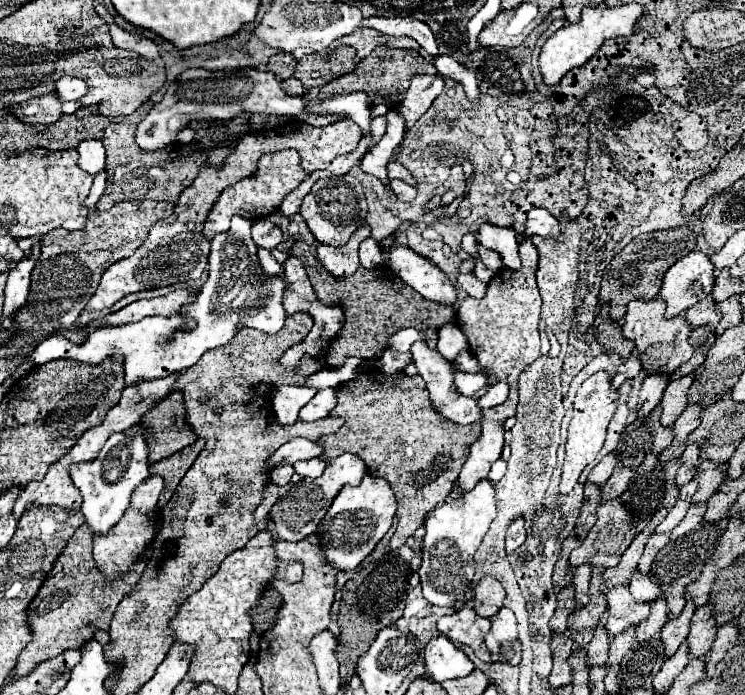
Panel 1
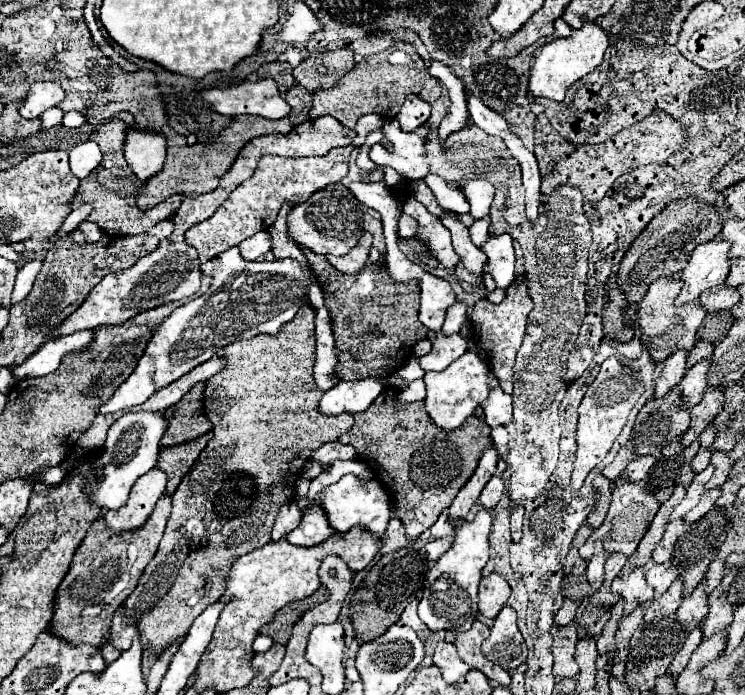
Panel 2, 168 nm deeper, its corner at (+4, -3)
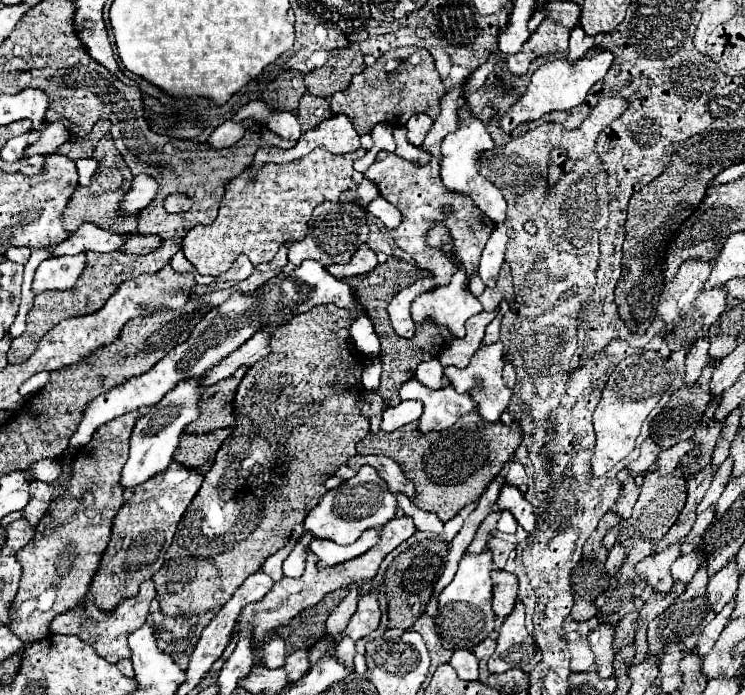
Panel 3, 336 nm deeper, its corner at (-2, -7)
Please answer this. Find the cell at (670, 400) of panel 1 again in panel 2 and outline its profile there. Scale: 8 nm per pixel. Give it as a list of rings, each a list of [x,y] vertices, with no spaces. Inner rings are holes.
[[[702,359],[700,363],[696,363],[694,367],[688,369],[688,373],[684,375],[684,379],[680,381],[680,389],[682,389],[682,401],[684,407],[694,407],[700,403],[706,387],[708,387],[708,369],[710,369],[710,359]]]

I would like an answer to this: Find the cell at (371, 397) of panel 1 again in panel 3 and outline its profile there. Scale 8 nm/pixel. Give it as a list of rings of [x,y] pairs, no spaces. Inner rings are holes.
[[[470,413],[460,417],[456,425],[444,431],[420,433],[416,423],[408,423],[392,433],[370,431],[356,445],[356,451],[360,455],[386,455],[394,459],[402,473],[406,473],[406,479],[416,487],[412,503],[420,509],[436,513],[438,519],[446,523],[480,497],[486,483],[502,471],[504,463],[512,457],[520,441],[522,429],[518,425],[508,427],[500,421],[488,423],[478,413]]]

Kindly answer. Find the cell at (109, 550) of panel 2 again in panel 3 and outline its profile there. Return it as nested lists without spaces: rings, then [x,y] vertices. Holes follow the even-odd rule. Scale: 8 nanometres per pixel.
[[[172,461],[166,471],[154,475],[140,489],[134,489],[132,497],[114,517],[110,543],[102,553],[98,573],[90,581],[88,595],[92,597],[94,605],[112,613],[120,601],[138,593],[142,581],[152,579],[152,575],[162,567],[164,553],[176,533],[176,525],[202,485],[202,479],[202,475]]]

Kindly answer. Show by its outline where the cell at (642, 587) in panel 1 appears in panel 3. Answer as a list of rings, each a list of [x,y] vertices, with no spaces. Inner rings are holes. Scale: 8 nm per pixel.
[[[692,551],[692,553],[688,553],[688,555],[678,557],[678,559],[674,561],[674,565],[670,567],[672,579],[674,579],[674,581],[682,581],[684,585],[688,585],[688,583],[692,581],[694,573],[698,571],[700,563],[702,563],[702,555],[700,555],[698,551]]]

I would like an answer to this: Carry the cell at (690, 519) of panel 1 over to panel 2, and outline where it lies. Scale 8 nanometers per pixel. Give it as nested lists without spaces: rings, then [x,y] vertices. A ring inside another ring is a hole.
[[[720,487],[708,489],[708,491],[704,493],[704,497],[700,499],[700,503],[684,517],[684,521],[686,521],[688,525],[692,525],[692,523],[696,523],[698,519],[702,519],[706,513],[710,513],[712,507],[716,507],[716,499],[718,499],[718,497],[720,497]]]

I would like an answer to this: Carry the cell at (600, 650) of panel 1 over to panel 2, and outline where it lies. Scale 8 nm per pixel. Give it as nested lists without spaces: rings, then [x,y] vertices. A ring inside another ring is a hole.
[[[612,617],[612,619],[604,625],[604,631],[602,631],[600,639],[596,641],[596,643],[598,643],[600,655],[604,655],[604,653],[614,653],[614,651],[616,651],[616,629],[618,629],[618,619],[620,619],[620,617]]]

